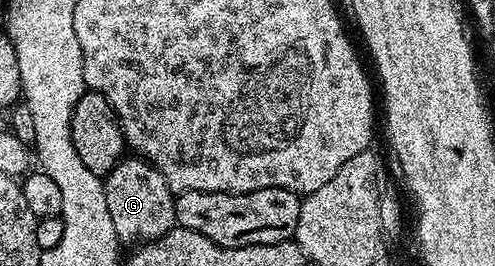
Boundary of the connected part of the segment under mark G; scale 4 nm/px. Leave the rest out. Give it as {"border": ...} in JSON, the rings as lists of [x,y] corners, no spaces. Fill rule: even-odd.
{"border":[[[128,156],[116,165],[112,173],[106,174],[103,189],[107,193],[109,219],[113,219],[113,231],[117,231],[124,246],[156,241],[176,228],[176,194],[171,192],[163,176],[138,156]]]}

